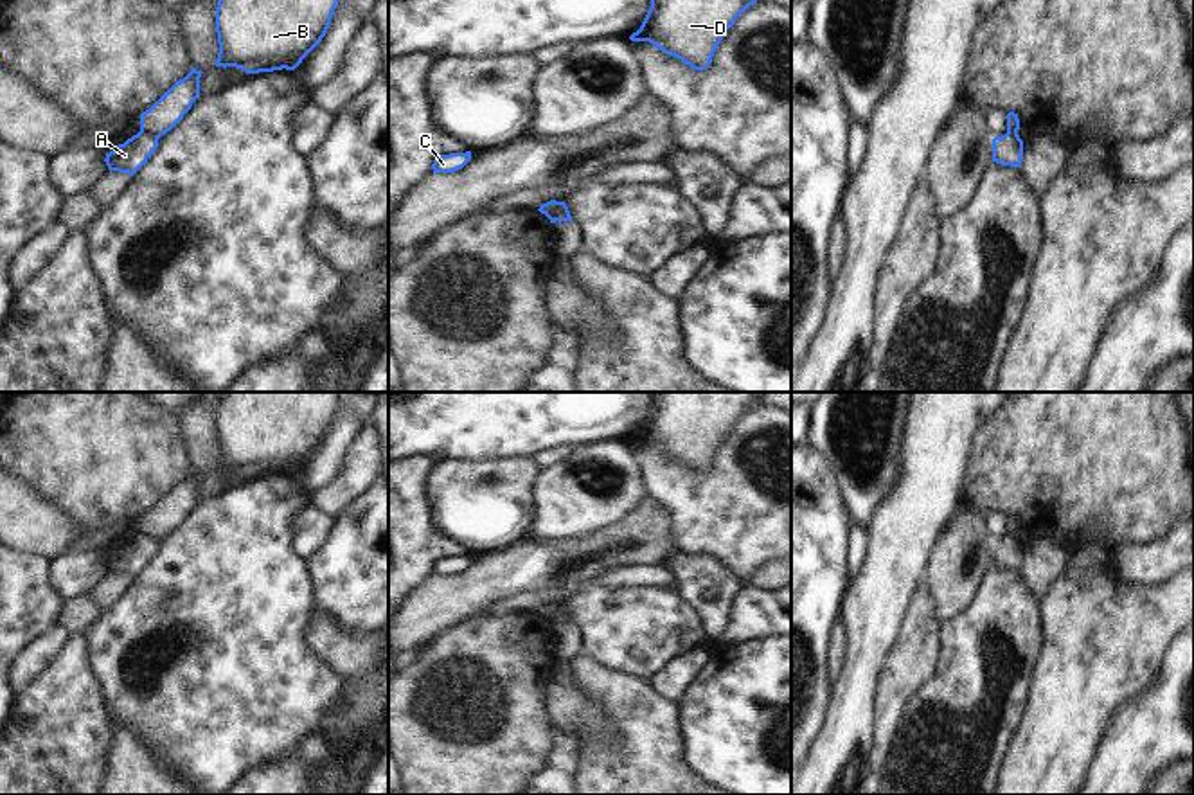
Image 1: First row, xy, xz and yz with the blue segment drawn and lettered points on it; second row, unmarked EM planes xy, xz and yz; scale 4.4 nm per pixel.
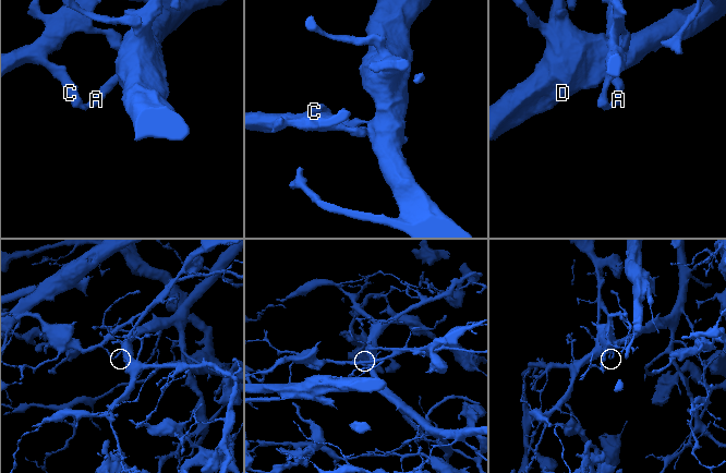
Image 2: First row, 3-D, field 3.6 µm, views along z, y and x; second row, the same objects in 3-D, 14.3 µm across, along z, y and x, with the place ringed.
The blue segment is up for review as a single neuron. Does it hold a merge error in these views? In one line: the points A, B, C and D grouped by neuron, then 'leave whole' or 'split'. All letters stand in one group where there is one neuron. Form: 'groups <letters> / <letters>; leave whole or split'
groups A C / B D; split

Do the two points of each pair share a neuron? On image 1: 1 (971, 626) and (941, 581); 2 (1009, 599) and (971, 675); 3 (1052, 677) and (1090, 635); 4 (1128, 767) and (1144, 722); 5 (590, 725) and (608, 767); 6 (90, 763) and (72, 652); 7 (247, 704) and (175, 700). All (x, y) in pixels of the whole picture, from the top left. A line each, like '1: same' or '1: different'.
1: different
2: same
3: same
4: same
5: different
6: same
7: same

